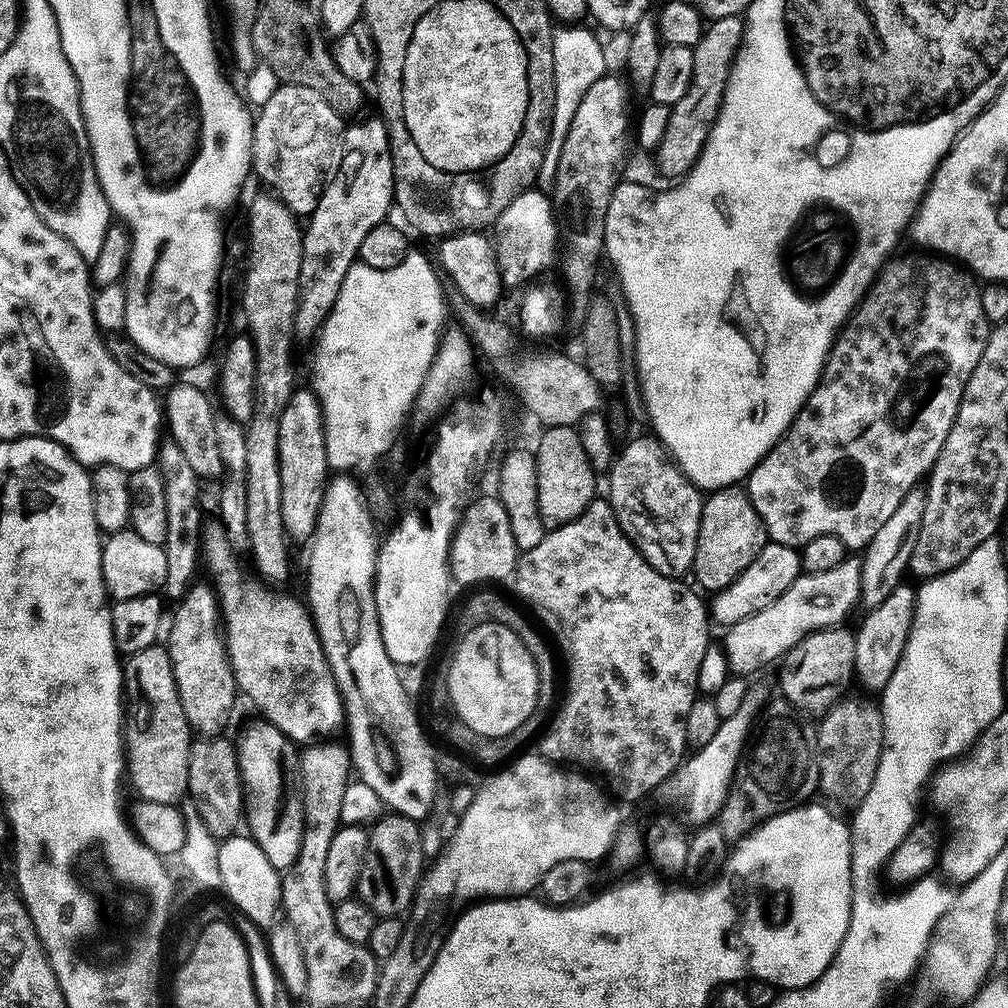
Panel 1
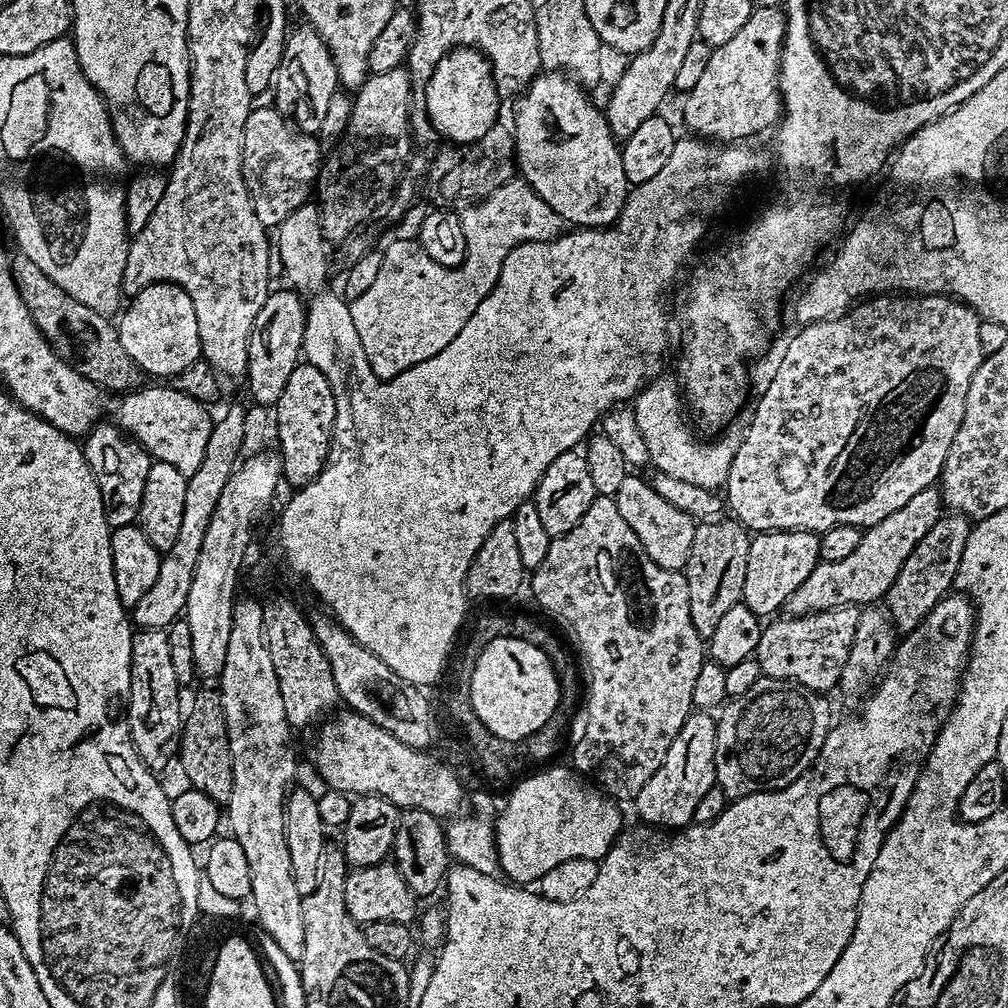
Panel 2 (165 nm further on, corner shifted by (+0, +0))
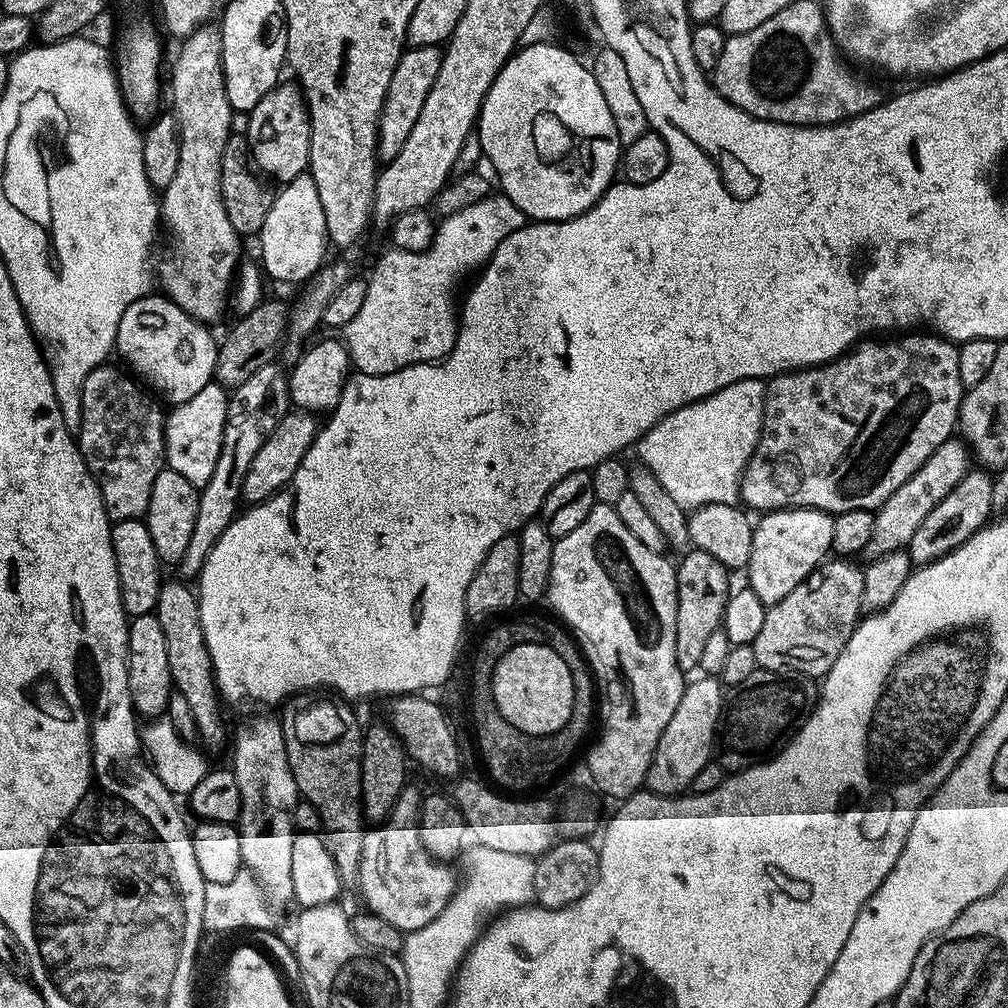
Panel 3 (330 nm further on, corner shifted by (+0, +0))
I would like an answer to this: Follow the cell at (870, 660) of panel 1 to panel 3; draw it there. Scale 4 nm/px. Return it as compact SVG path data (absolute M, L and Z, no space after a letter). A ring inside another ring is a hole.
M980 470L968 471L962 482L958 482L958 486L954 486L954 490L950 490L950 494L946 494L946 498L942 498L942 502L938 502L938 506L934 506L930 514L926 514L922 526L914 530L914 538L908 548L913 565L933 564L935 560L950 555L956 548L969 543L973 539L971 536L984 523L989 523L988 515L991 514L992 503L996 500L996 488L990 477L983 476L988 474L976 471Z

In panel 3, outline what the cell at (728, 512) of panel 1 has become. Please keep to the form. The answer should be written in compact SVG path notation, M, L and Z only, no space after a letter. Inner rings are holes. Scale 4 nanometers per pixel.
M699 550L690 551L676 569L676 593L678 594L678 618L676 619L676 662L681 669L695 669L702 658L702 649L710 634L721 631L724 623L724 607L730 595L729 569L711 554Z

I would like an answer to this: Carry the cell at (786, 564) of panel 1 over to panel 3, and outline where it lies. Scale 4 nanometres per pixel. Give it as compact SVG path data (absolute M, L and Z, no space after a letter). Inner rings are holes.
M781 508L761 515L759 519L752 530L753 545L746 567L746 584L760 596L765 606L771 606L786 598L790 590L803 584L808 575L825 563L832 552L834 522L829 513L817 508Z

